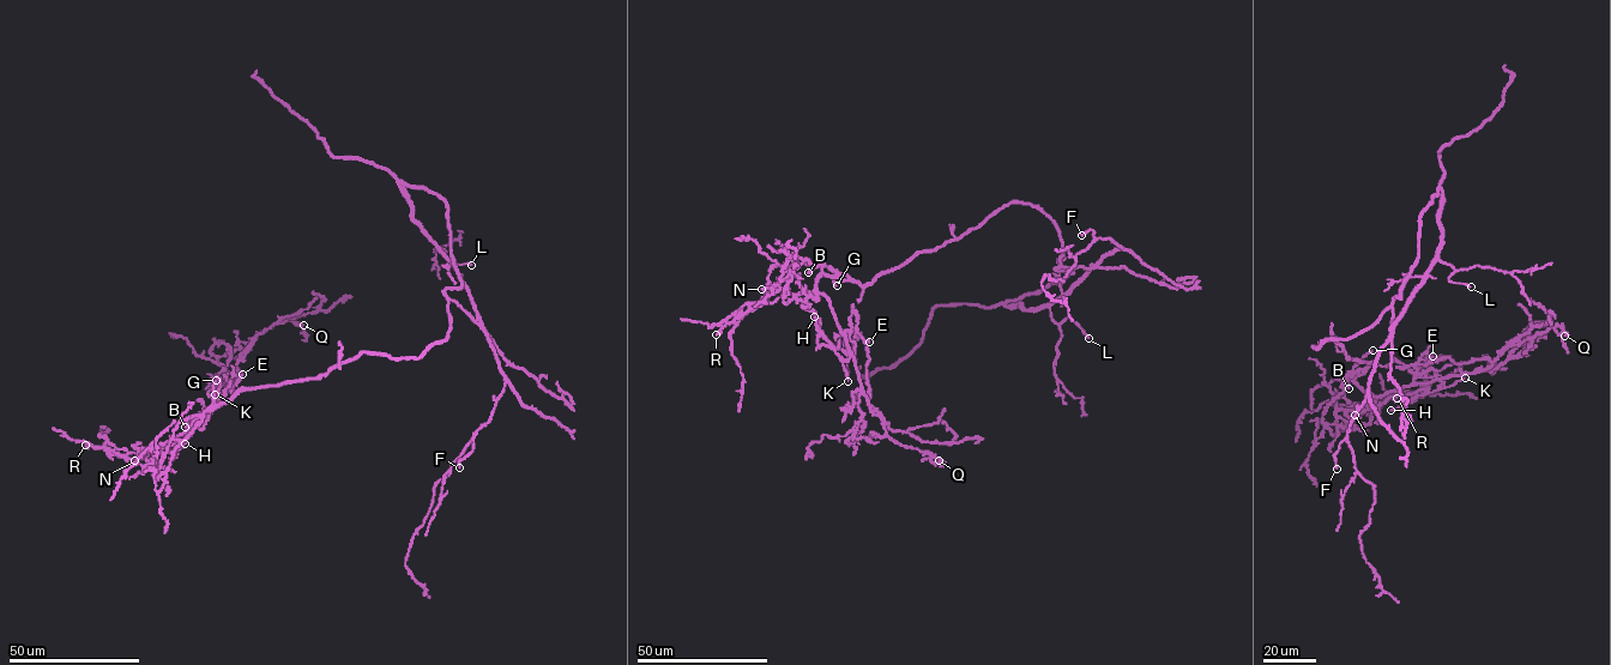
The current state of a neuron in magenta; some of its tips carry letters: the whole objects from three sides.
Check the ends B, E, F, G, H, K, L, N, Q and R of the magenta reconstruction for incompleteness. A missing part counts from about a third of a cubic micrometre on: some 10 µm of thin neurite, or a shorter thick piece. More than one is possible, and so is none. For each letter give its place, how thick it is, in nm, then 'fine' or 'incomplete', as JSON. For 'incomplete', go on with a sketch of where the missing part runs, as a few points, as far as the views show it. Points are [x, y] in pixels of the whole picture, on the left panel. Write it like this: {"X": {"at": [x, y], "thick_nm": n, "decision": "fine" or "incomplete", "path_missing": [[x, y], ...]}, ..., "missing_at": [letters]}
{"B": {"at": [185, 427], "thick_nm": 160, "decision": "fine"}, "E": {"at": [242, 374], "thick_nm": 180, "decision": "incomplete", "path_missing": [[242, 374], [252, 354]]}, "F": {"at": [459, 467], "thick_nm": 170, "decision": "fine"}, "G": {"at": [216, 380], "thick_nm": 160, "decision": "fine"}, "H": {"at": [185, 443], "thick_nm": 220, "decision": "fine"}, "K": {"at": [215, 394], "thick_nm": 130, "decision": "fine"}, "L": {"at": [471, 265], "thick_nm": 200, "decision": "fine"}, "N": {"at": [134, 460], "thick_nm": 280, "decision": "fine"}, "Q": {"at": [303, 325], "thick_nm": 200, "decision": "fine"}, "R": {"at": [85, 445], "thick_nm": 170, "decision": "fine"}, "missing_at": ["E"]}

